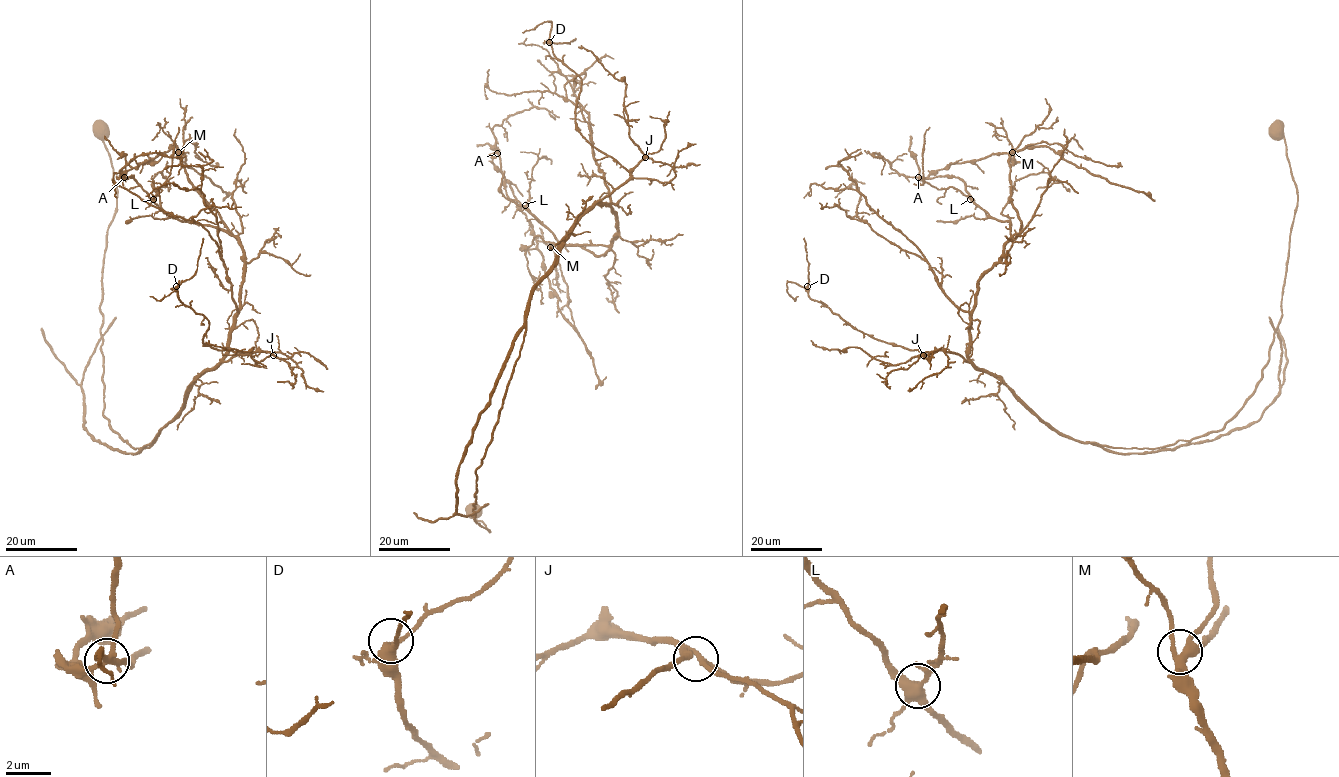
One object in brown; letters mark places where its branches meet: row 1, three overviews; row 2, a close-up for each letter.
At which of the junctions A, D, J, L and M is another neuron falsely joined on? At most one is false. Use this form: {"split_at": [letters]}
{"split_at": []}

